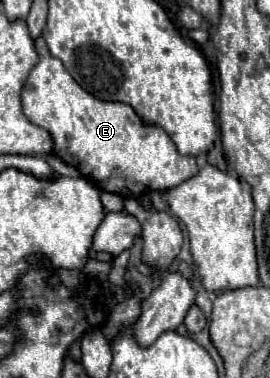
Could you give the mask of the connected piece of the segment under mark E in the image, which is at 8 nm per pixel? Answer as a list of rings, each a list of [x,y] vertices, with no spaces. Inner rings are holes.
[[[43,36],[35,40],[35,47],[39,56],[39,62],[31,70],[25,88],[21,92],[23,102],[23,114],[37,126],[45,128],[51,134],[53,140],[53,152],[67,162],[69,166],[75,166],[89,182],[93,182],[103,192],[113,192],[123,198],[139,198],[145,192],[151,190],[167,190],[173,188],[187,178],[197,174],[197,162],[191,156],[183,156],[177,152],[173,140],[169,134],[157,126],[157,124],[145,124],[141,116],[123,102],[105,102],[95,98],[93,94],[85,92],[65,70],[63,63],[53,57],[46,45]]]

